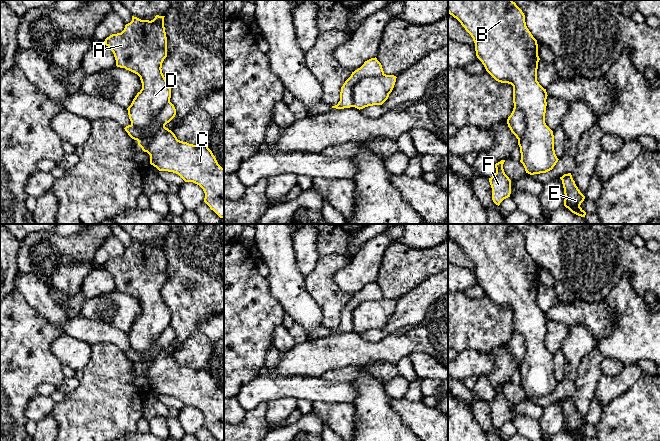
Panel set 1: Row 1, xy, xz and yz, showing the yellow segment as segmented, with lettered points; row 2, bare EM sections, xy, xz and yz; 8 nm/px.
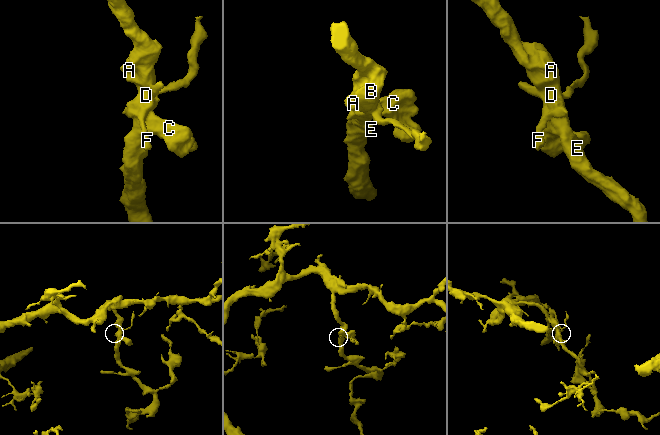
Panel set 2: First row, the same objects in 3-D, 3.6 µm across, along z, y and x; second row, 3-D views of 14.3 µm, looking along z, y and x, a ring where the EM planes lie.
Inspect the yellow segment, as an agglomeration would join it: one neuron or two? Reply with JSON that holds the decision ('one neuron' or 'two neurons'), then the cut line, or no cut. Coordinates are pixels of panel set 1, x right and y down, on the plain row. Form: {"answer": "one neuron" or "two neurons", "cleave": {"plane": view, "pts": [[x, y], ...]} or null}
{"answer": "two neurons", "cleave": {"plane": "xz", "pts": [[384, 298], [360, 302], [352, 312], [352, 330]]}}

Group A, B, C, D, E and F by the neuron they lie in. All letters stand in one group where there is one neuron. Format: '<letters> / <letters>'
A B C D E / F

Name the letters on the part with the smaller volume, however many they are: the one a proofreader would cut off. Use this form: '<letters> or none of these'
F

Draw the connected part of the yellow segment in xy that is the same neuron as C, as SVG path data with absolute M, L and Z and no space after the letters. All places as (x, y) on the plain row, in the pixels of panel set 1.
M161 349L150 358L145 358L138 369L150 379L150 388L159 395L178 398L185 406L199 409L204 417L204 426L219 441L224 441L224 392L222 392L207 369L193 369L177 363L175 358Z

